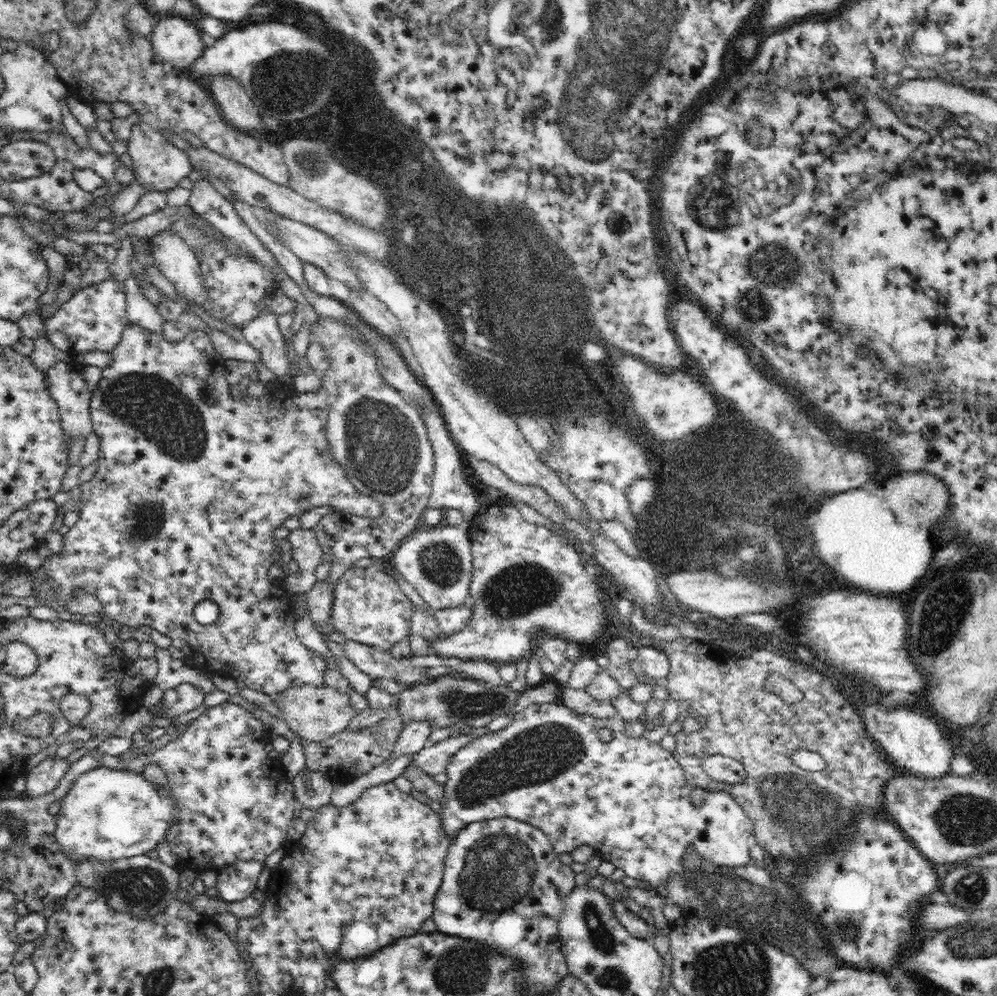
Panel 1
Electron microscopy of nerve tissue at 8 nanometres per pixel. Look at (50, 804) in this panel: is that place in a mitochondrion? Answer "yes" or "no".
no

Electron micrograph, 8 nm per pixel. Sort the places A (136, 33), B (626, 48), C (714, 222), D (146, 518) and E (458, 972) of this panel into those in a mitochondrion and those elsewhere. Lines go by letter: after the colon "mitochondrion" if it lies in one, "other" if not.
A: other
B: mitochondrion
C: mitochondrion
D: mitochondrion
E: mitochondrion

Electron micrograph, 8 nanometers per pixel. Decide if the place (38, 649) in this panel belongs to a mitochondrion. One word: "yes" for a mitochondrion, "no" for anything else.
no

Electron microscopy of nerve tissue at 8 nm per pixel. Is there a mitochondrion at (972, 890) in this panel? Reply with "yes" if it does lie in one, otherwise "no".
yes

